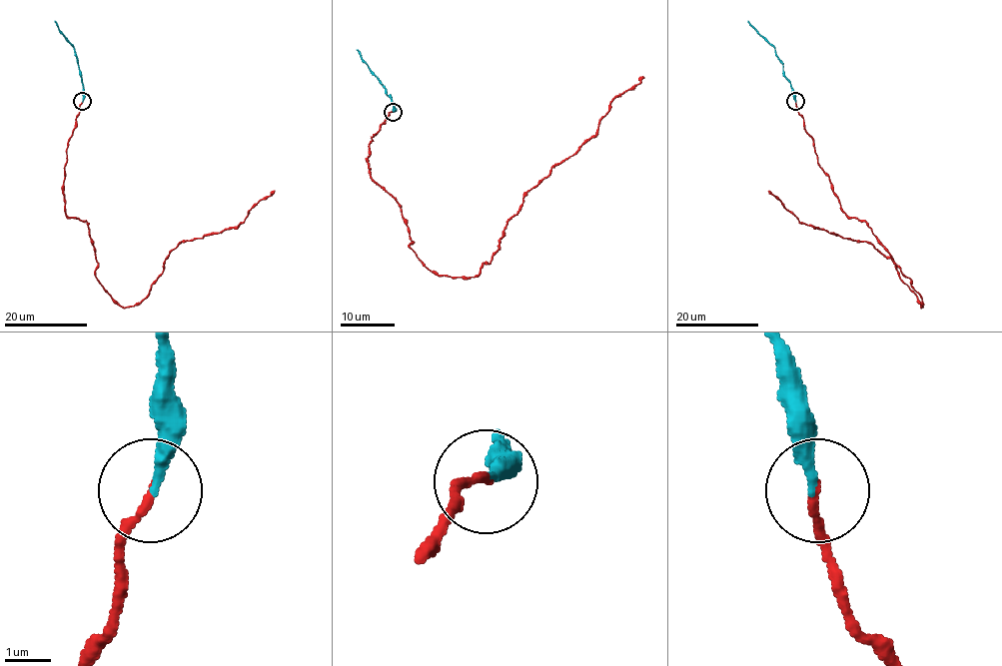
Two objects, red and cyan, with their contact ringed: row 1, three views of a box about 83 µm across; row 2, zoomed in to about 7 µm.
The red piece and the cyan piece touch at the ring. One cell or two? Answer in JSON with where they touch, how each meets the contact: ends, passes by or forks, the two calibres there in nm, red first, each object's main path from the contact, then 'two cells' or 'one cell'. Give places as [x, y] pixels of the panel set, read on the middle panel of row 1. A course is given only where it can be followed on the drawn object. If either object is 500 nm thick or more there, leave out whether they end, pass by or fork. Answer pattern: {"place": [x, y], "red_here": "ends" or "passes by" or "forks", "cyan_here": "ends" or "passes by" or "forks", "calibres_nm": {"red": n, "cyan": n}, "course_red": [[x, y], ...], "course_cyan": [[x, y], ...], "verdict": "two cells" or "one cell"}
{"place": [393, 112], "red_here": "ends", "cyan_here": "ends", "calibres_nm": {"red": 190, "cyan": 240}, "course_red": [[393, 112], [370, 143], [370, 176], [400, 205], [409, 247], [431, 271], [474, 278], [522, 196], [642, 76]], "course_cyan": [[393, 112], [383, 85], [356, 50]], "verdict": "one cell"}

